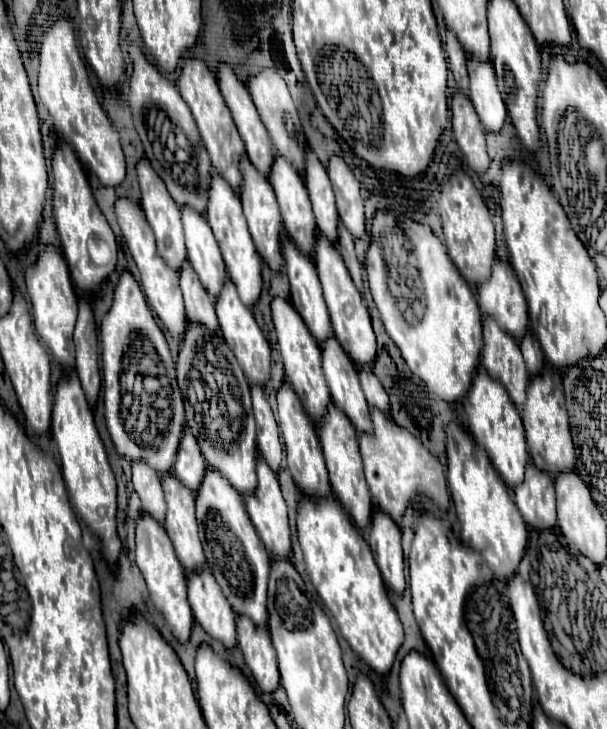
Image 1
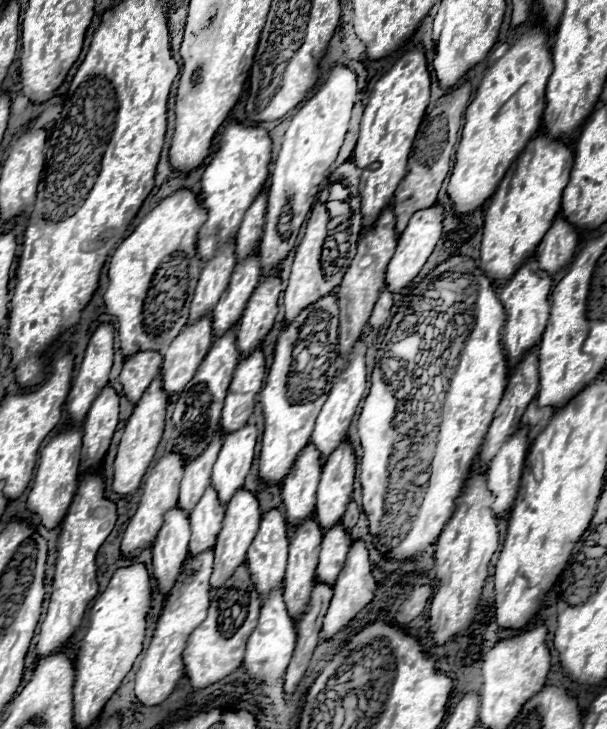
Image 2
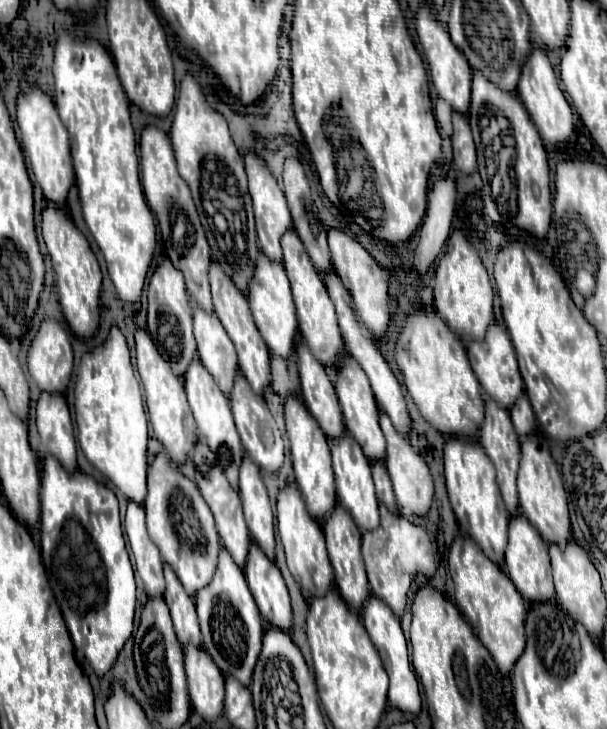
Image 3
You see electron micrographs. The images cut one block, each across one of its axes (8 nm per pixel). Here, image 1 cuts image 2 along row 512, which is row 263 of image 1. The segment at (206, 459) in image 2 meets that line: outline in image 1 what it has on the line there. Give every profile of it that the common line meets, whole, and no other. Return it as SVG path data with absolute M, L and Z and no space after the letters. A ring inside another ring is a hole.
M186 262L182 272L180 272L180 288L184 294L184 306L186 306L188 322L202 324L202 326L210 328L212 332L216 332L218 330L218 318L214 312L214 300L202 288L190 262Z

